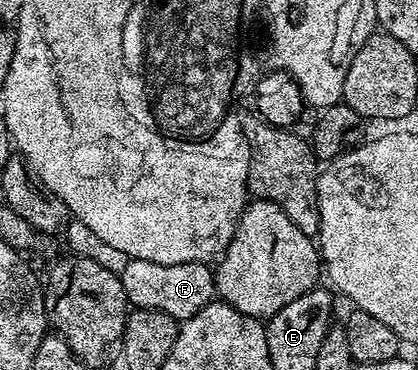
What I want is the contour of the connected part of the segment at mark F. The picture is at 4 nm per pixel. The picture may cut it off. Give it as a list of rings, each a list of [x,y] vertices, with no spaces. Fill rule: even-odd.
[[[129,259],[120,273],[120,282],[132,309],[153,309],[170,315],[178,323],[189,321],[202,307],[212,304],[217,296],[213,270],[202,261],[186,263],[150,263]]]

